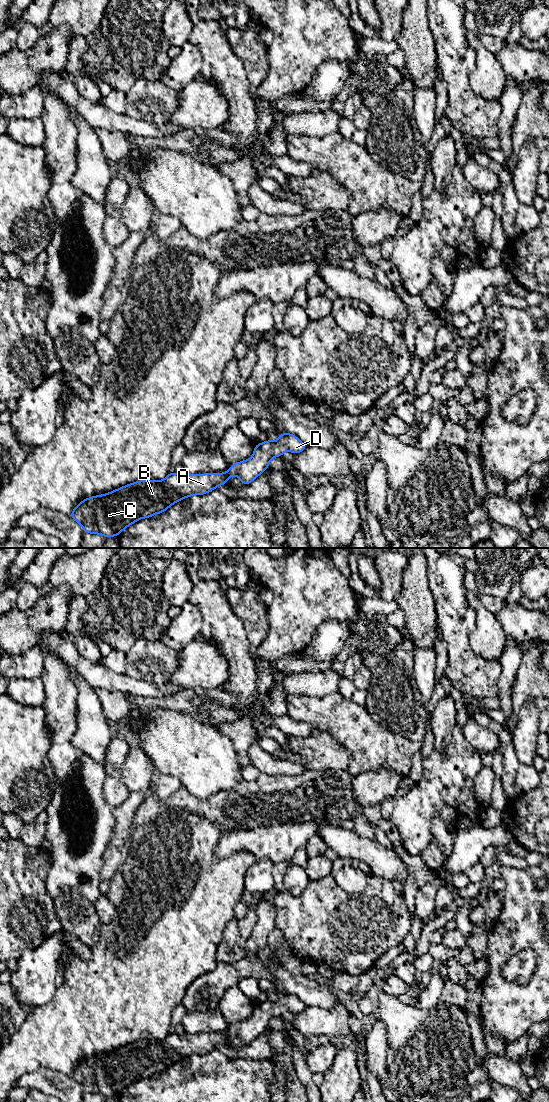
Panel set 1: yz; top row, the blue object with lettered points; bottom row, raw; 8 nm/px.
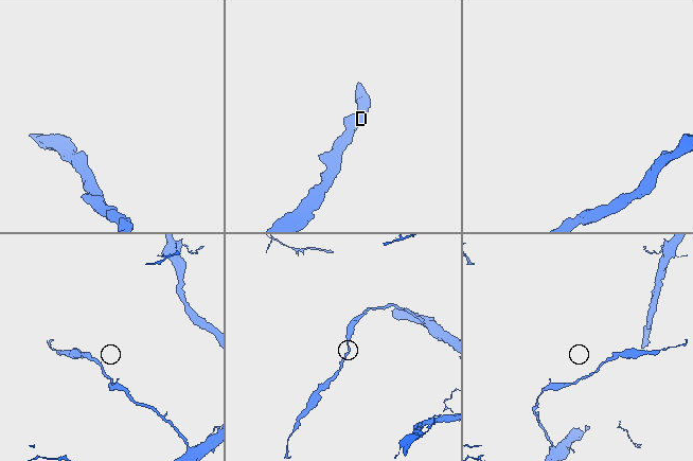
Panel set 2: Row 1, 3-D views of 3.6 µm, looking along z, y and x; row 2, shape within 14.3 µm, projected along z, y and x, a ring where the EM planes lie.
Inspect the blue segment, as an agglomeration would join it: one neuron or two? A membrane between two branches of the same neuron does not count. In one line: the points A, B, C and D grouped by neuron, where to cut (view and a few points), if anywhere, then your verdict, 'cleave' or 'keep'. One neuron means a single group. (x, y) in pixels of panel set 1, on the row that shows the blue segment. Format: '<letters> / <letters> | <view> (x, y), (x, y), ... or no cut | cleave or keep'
A B C D | no cut | keep

